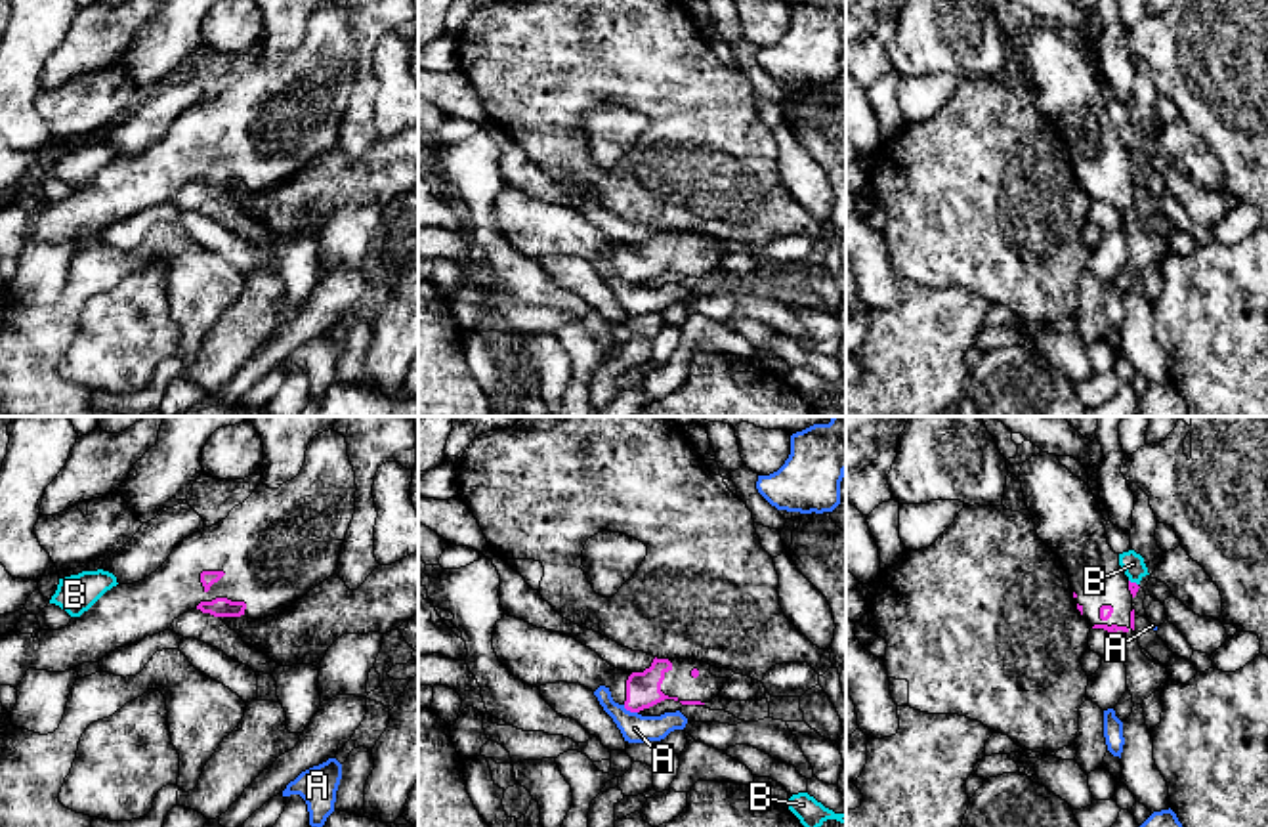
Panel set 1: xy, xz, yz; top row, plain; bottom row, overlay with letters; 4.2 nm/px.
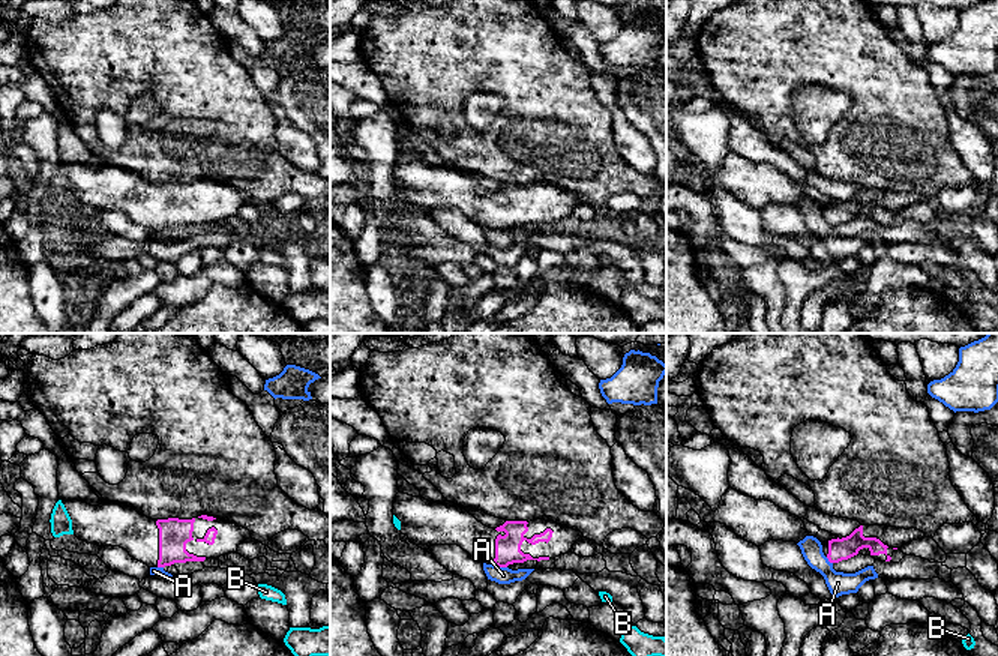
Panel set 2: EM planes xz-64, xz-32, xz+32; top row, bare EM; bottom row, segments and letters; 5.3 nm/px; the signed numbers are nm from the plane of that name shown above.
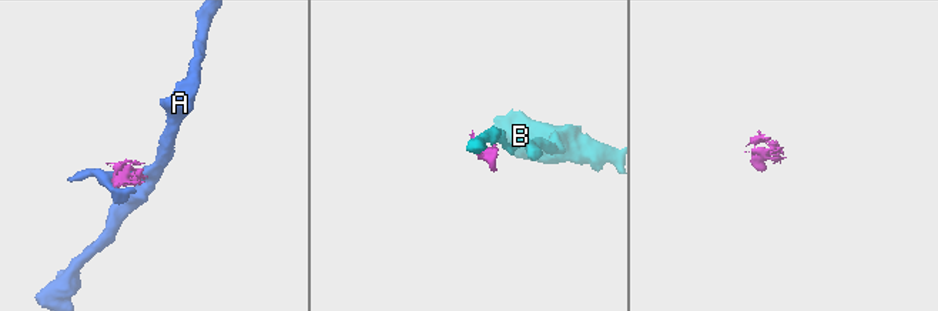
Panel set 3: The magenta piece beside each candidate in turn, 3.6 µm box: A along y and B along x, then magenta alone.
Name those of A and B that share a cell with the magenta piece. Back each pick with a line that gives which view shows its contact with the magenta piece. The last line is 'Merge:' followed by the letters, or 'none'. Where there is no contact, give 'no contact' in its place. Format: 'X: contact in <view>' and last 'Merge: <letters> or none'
Merge: none

